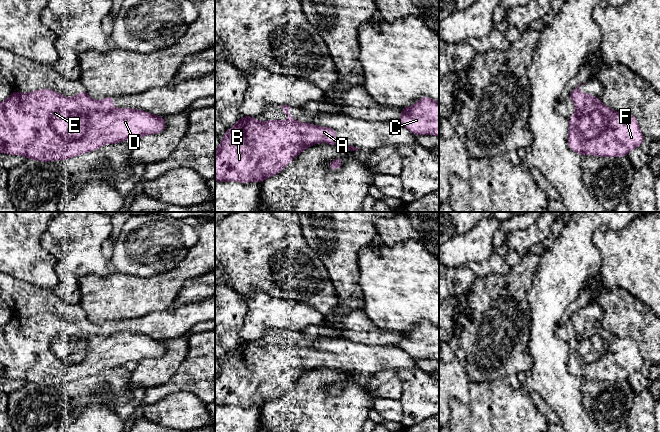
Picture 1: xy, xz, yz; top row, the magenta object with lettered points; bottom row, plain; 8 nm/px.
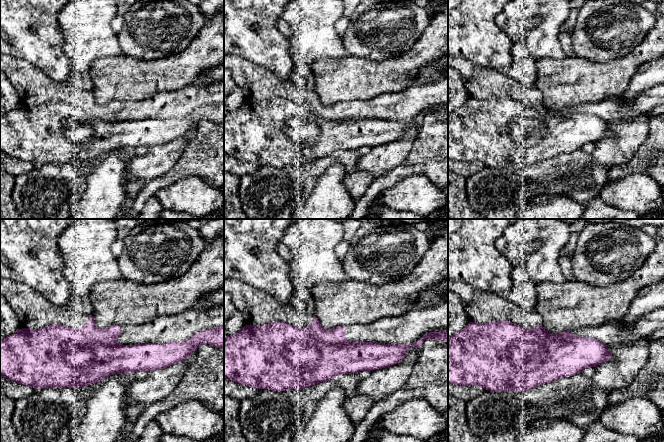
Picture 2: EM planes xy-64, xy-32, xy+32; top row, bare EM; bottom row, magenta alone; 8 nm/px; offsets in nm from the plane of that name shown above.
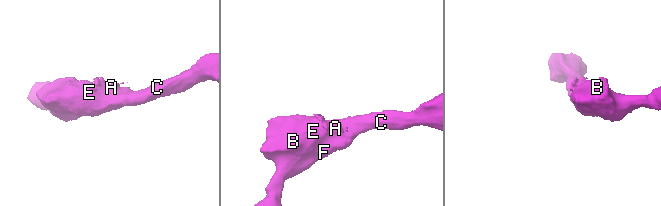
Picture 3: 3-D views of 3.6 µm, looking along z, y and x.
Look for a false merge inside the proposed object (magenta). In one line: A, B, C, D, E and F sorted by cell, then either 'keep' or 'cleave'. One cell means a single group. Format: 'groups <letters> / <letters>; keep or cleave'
groups A / B C D E F; cleave

